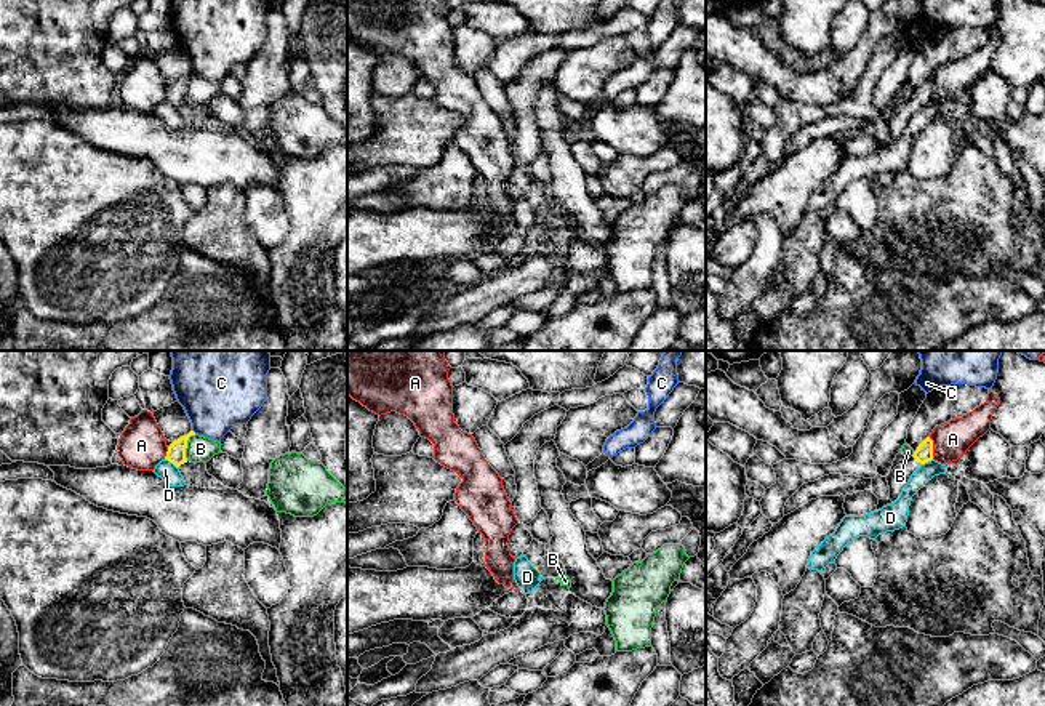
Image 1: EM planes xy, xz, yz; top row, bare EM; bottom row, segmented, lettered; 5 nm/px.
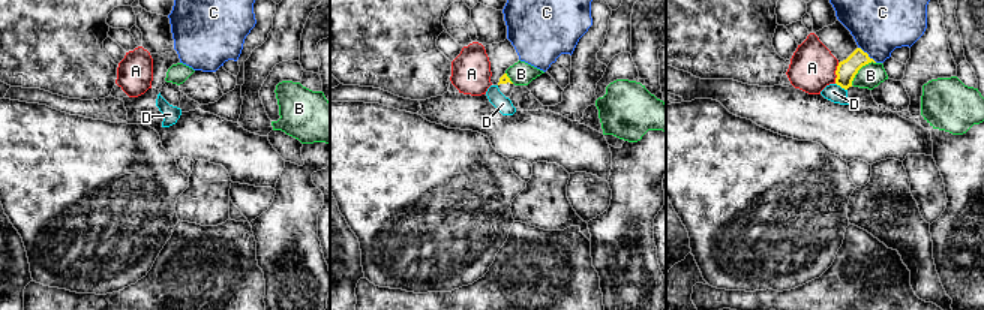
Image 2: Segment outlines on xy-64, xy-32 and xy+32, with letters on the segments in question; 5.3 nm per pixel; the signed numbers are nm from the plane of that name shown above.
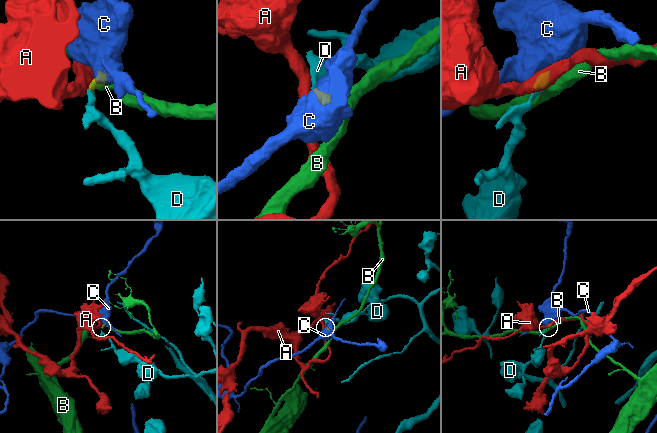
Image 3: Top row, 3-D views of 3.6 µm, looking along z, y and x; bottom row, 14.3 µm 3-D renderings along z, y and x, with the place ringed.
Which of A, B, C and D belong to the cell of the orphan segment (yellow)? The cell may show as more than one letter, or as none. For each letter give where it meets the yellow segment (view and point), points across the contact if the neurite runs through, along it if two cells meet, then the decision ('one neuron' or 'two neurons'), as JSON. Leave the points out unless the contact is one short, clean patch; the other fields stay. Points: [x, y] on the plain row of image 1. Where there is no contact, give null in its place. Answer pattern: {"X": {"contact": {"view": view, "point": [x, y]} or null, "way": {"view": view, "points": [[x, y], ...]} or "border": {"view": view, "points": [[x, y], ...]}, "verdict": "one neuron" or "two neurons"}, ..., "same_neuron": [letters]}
{"A": {"contact": {"view": "yz", "point": [932, 90]}, "border": {"view": "yz", "points": [[928, 79], [933, 88], [933, 100]]}, "verdict": "two neurons"}, "B": {"contact": {"view": "xy", "point": [186, 87]}, "border": {"view": "xy", "points": [[196, 76], [188, 82], [186, 101]]}, "verdict": "two neurons"}, "C": {"contact": null, "verdict": "two neurons"}, "D": {"contact": {"view": "xy", "point": [172, 103]}, "border": {"view": "xy", "points": [[165, 100], [178, 109]]}, "verdict": "two neurons"}, "same_neuron": []}

